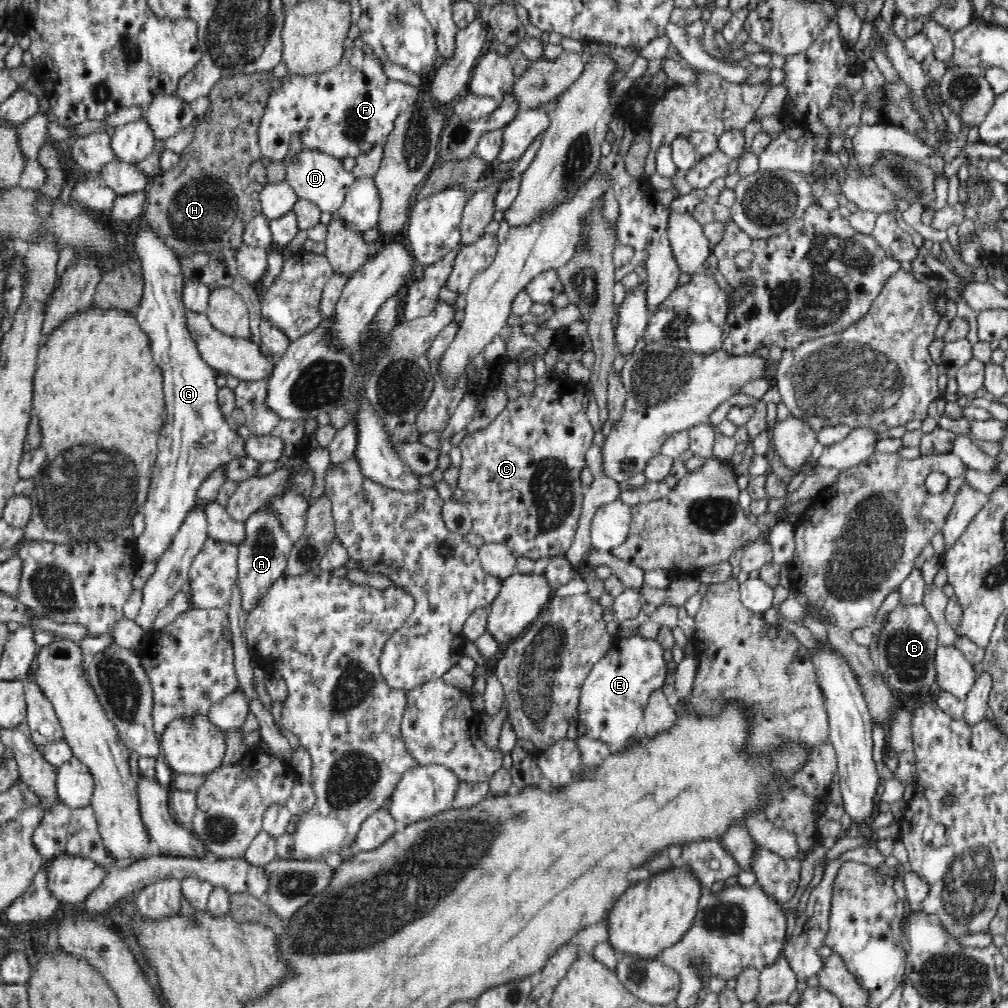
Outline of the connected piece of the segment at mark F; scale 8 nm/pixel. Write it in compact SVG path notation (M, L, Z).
M352 47L345 50L342 61L336 67L313 78L294 74L284 76L282 86L268 98L267 108L260 119L259 148L264 161L280 162L286 159L292 132L299 134L303 149L318 149L340 160L346 157L356 159L376 146L383 146L395 127L395 121L418 99L421 88L391 80L382 68L382 61L376 55L364 54L360 48Z

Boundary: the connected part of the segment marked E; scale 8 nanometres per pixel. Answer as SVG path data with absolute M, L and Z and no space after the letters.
M639 635L614 641L612 648L594 664L580 688L575 719L584 729L583 736L599 740L612 748L624 744L641 730L650 695L662 689L670 671L663 651L657 640Z

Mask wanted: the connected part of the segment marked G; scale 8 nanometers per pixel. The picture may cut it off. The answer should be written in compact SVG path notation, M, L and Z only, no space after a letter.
M140 230L134 236L132 244L140 268L143 271L144 289L138 307L134 315L139 321L140 328L148 336L151 351L155 363L162 371L162 390L165 398L165 414L163 415L163 426L160 431L157 444L158 454L154 468L152 468L151 483L147 500L144 504L144 521L146 523L144 534L136 542L136 551L141 561L148 564L156 564L166 552L178 530L184 524L190 511L197 504L196 493L200 490L202 483L230 460L244 457L243 431L232 431L225 421L225 414L221 411L218 403L218 386L216 377L218 372L208 366L199 353L197 342L193 339L185 316L185 304L183 303L184 273L180 266L177 254L160 239L152 230Z

